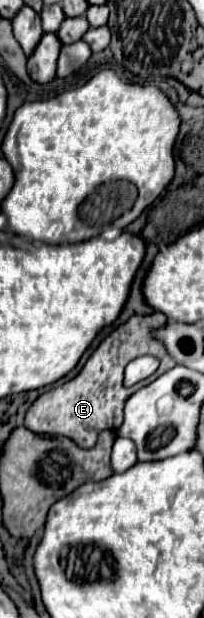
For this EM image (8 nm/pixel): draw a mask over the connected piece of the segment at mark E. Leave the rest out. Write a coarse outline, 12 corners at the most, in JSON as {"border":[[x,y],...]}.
{"border":[[159,312],[131,316],[109,332],[73,380],[29,406],[25,428],[91,448],[121,426],[123,370],[157,356],[149,332]]}

